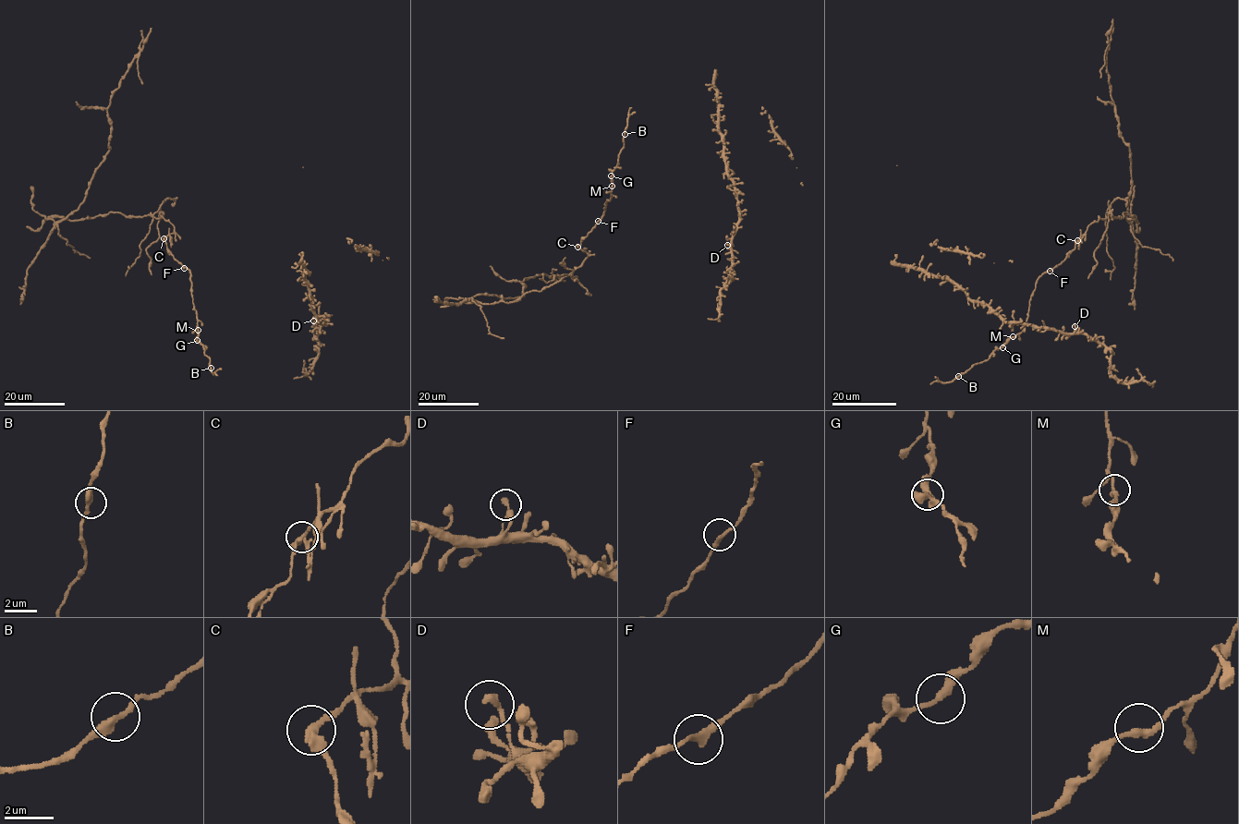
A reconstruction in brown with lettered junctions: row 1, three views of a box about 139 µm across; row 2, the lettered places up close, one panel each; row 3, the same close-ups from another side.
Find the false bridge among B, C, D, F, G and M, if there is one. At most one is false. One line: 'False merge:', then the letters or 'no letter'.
False merge: C

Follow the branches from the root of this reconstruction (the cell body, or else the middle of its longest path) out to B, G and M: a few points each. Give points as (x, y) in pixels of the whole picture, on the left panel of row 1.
B: (182, 265), (189, 271), (191, 295), (197, 319), (197, 340), (211, 360), (211, 368)
G: (182, 265), (190, 273), (197, 340)
M: (182, 265), (190, 273), (198, 330)

